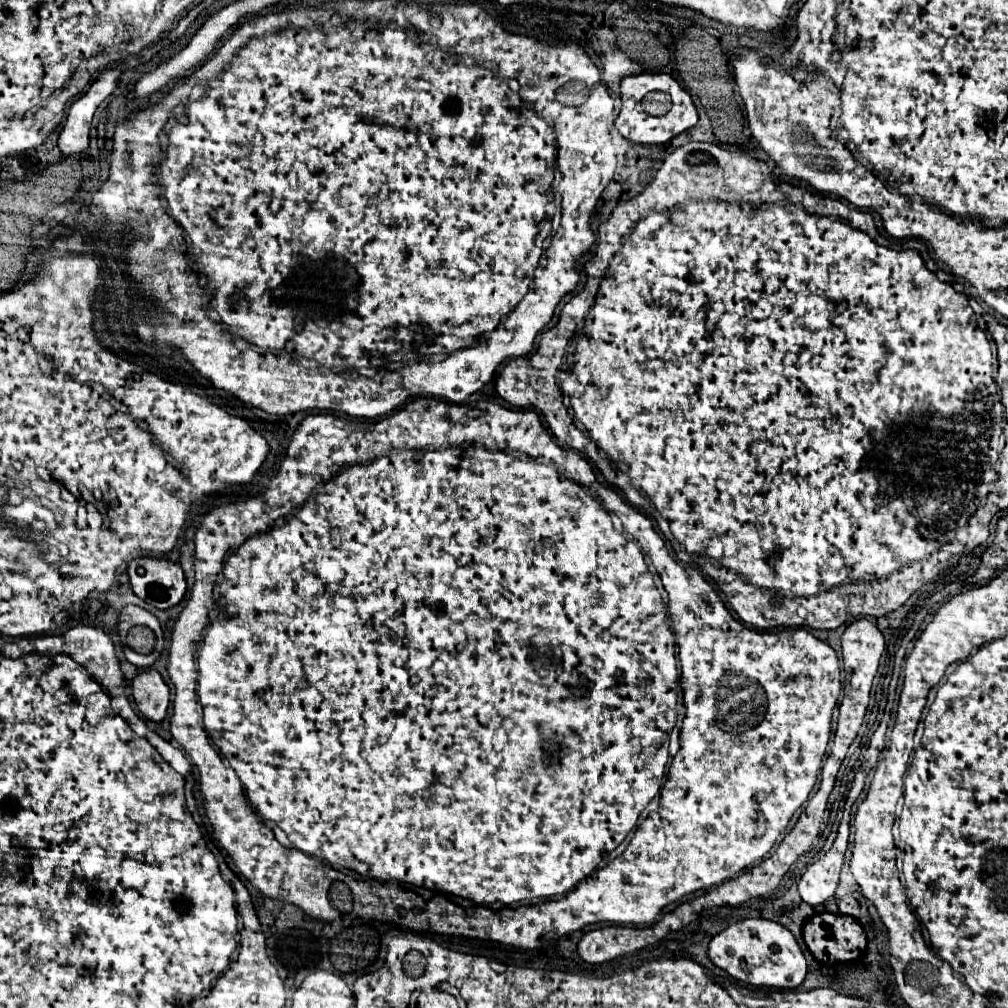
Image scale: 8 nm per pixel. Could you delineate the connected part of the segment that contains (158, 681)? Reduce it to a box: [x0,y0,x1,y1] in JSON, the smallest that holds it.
[132,668,170,722]

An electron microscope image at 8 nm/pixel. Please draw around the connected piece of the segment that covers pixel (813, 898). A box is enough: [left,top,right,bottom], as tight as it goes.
[798,834,848,906]

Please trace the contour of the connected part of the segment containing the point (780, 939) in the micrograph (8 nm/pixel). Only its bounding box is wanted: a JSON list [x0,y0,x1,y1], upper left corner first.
[708,920,806,990]

